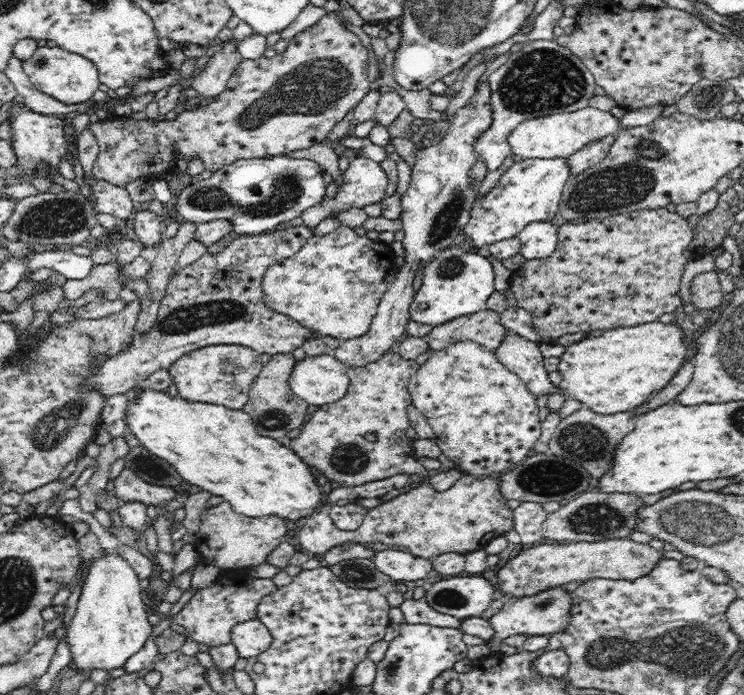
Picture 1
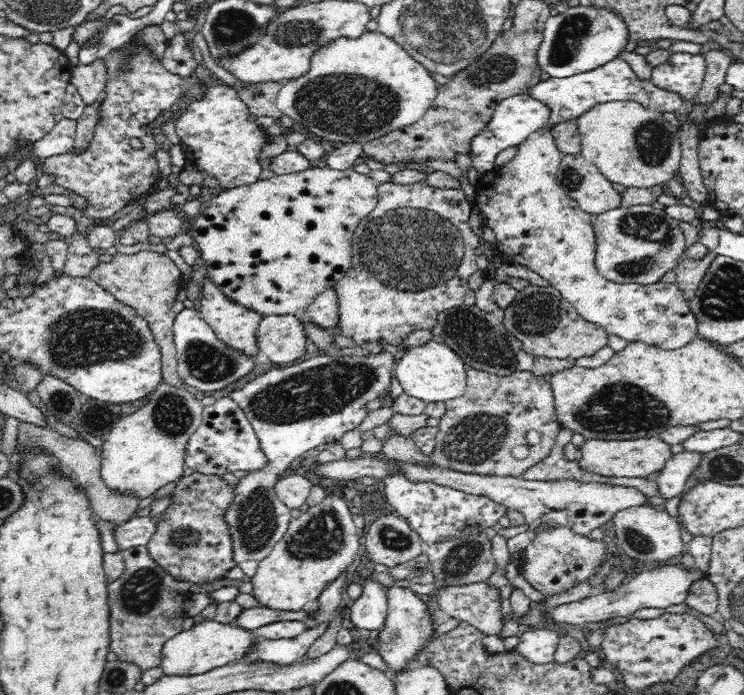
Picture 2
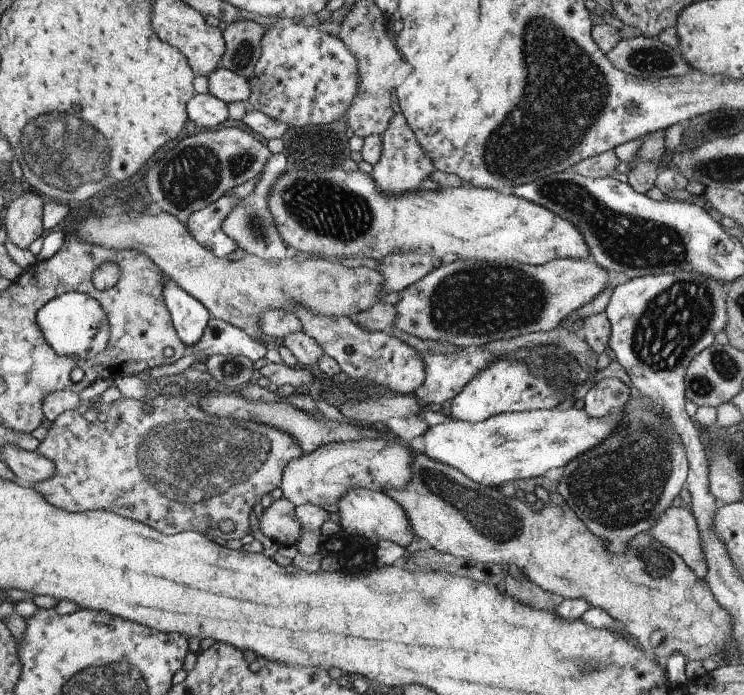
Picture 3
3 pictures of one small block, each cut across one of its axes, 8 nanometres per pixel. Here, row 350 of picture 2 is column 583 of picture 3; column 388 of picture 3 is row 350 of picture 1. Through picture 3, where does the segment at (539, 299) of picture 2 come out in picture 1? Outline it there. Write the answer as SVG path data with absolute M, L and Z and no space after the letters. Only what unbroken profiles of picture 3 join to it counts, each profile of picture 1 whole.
M489 309L482 310L476 314L458 317L436 326L432 332L425 337L432 352L442 350L456 342L476 342L495 354L499 349L508 330L500 322L501 314Z

